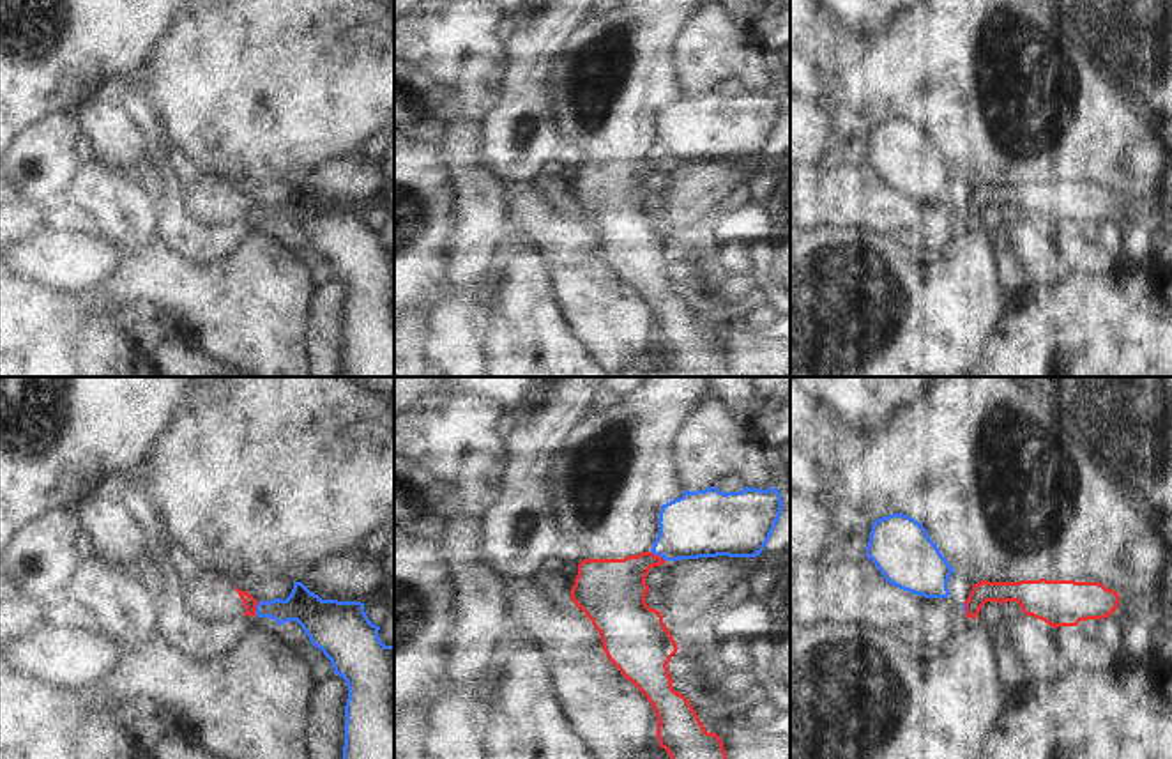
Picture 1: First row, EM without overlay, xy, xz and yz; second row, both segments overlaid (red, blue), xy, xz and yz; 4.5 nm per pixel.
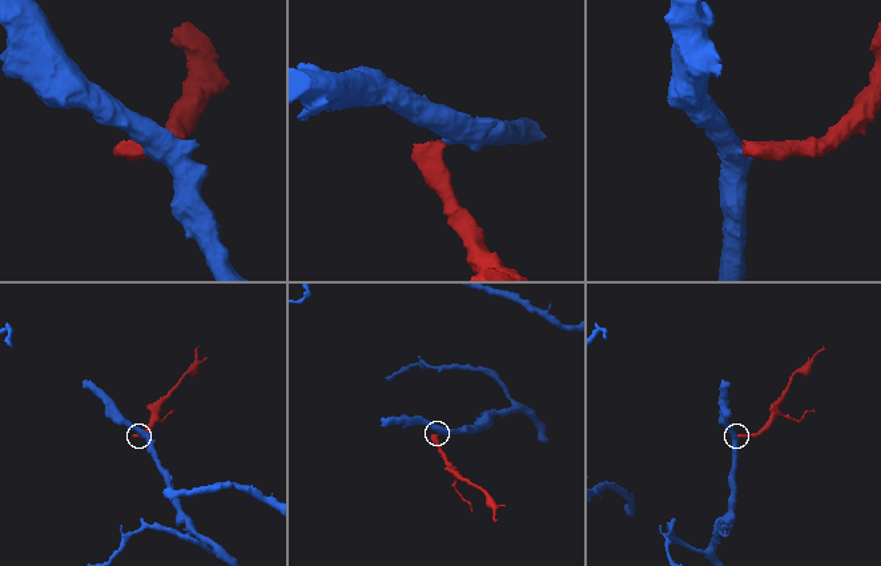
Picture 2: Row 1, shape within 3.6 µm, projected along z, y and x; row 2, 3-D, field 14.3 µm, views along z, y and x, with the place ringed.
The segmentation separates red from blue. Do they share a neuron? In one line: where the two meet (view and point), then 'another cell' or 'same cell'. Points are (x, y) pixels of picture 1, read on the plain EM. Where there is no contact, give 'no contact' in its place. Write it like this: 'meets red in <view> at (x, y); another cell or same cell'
meets red in xz at (658, 160); another cell

